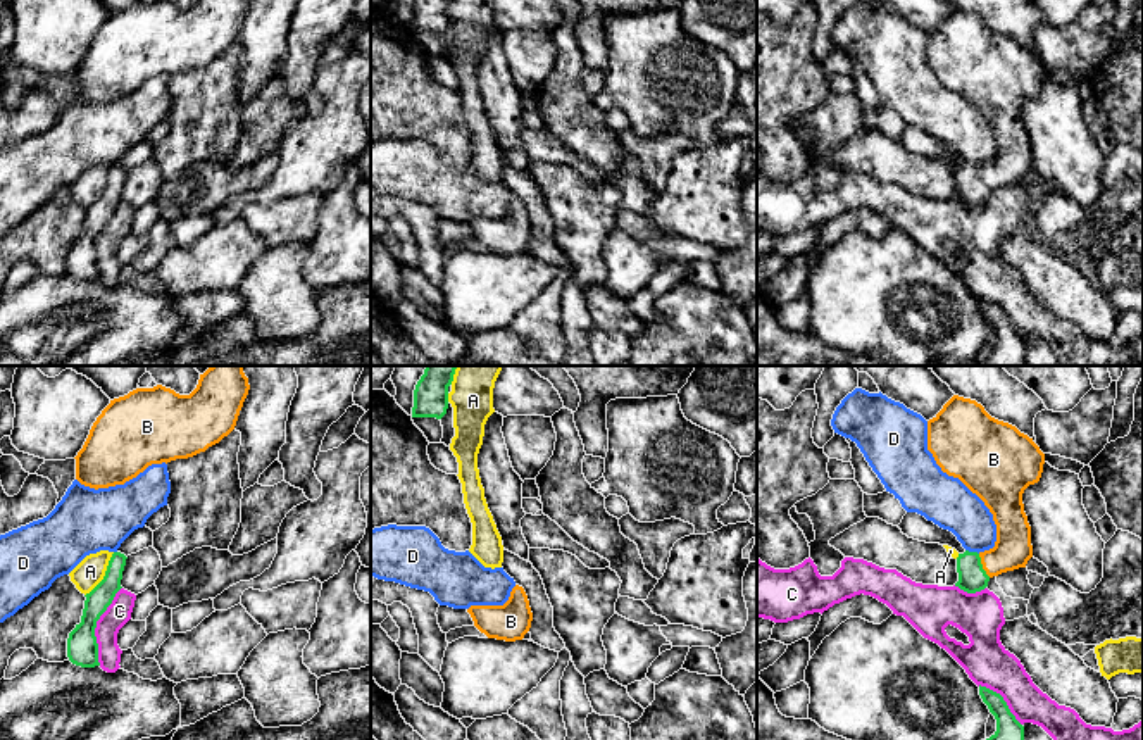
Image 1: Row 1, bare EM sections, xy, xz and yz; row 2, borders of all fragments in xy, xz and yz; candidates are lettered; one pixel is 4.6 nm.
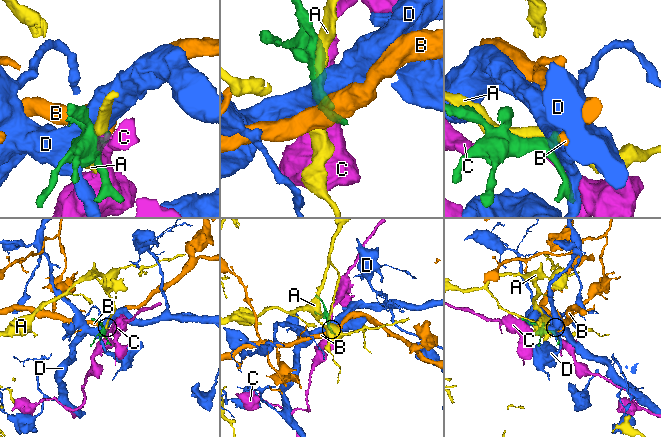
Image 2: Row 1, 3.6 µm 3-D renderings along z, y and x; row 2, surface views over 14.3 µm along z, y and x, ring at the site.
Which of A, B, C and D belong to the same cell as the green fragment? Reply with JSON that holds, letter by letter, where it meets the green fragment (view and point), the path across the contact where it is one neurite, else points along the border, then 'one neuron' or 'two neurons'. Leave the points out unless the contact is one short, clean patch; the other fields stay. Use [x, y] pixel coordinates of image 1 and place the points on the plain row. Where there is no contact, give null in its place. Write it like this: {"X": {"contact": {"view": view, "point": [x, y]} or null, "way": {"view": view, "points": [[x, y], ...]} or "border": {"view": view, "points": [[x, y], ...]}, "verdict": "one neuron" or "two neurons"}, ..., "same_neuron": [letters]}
{"A": {"contact": {"view": "xy", "point": [106, 188]}, "verdict": "two neurons"}, "B": {"contact": {"view": "yz", "point": [981, 180]}, "way": {"view": "yz", "points": [[973, 192], [981, 180], [1000, 173], [1012, 163]]}, "verdict": "one neuron"}, "C": {"contact": {"view": "xy", "point": [95, 240]}, "verdict": "two neurons"}, "D": {"contact": {"view": "yz", "point": [973, 166]}, "border": {"view": "yz", "points": [[966, 163], [978, 168]]}, "verdict": "two neurons"}, "same_neuron": ["B"]}

